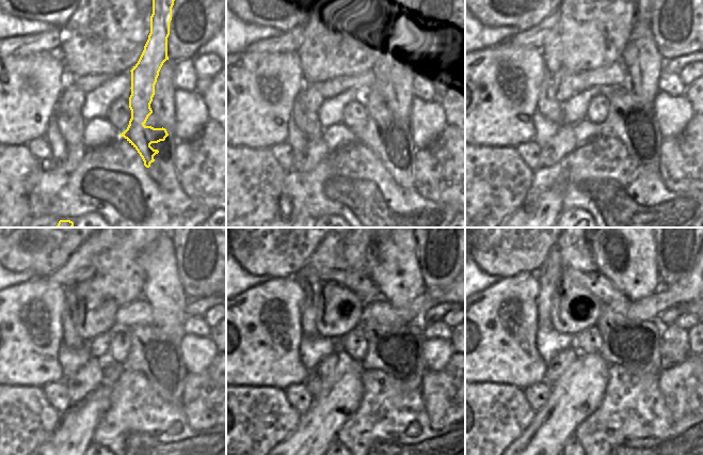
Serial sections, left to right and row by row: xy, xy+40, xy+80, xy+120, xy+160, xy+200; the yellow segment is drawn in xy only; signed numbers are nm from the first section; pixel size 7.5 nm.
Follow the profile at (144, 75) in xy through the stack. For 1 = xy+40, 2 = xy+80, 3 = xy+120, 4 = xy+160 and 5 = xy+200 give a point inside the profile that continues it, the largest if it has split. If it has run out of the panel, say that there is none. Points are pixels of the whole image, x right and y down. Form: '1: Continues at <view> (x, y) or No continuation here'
1: Continues at xy+40 (377, 135)
2: Continues at xy+80 (614, 125)
3: Continues at xy+120 (141, 342)
4: Continues at xy+160 (379, 342)
5: Continues at xy+200 (614, 342)

